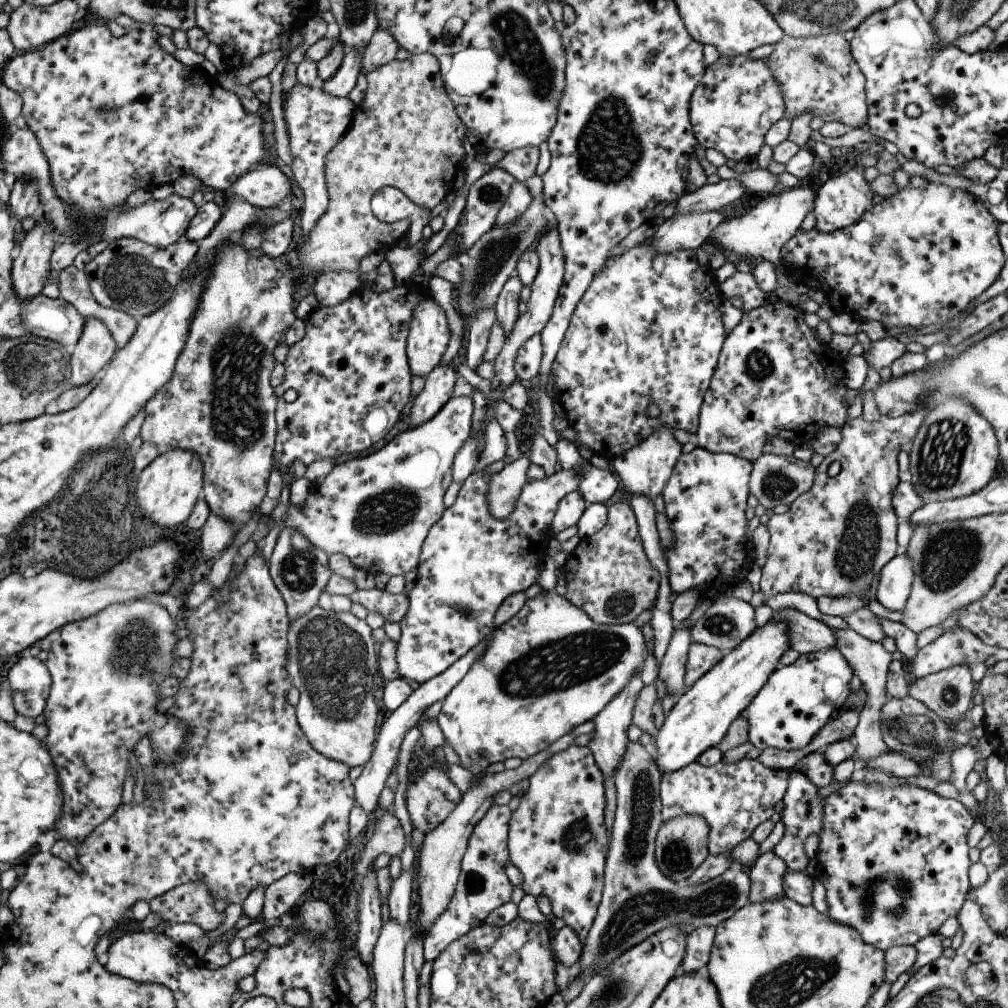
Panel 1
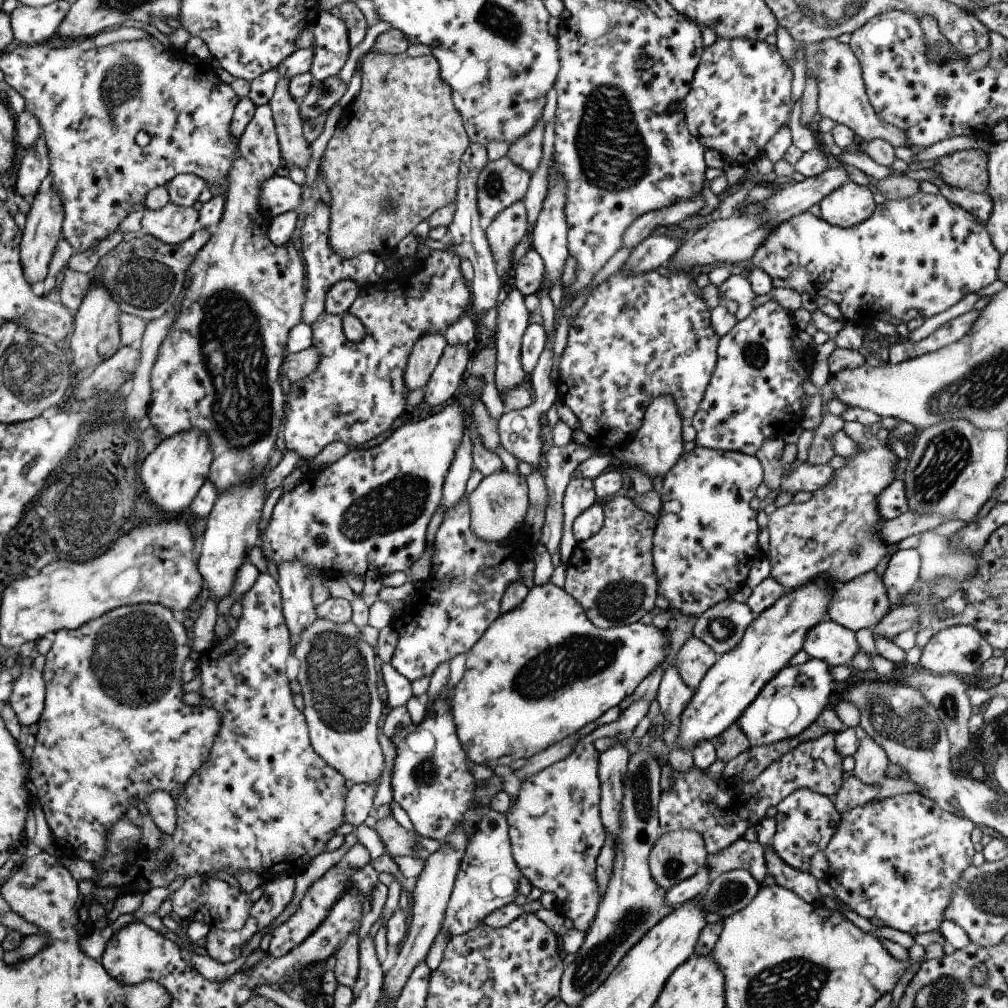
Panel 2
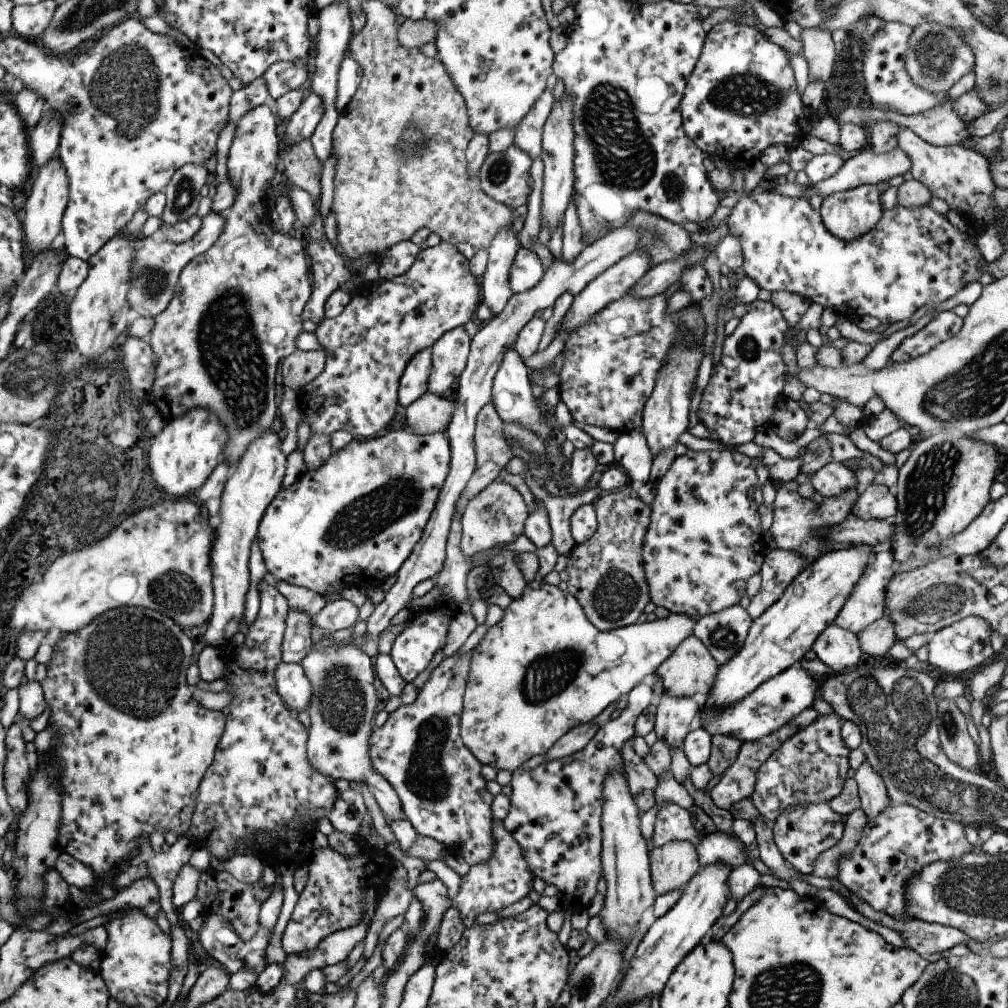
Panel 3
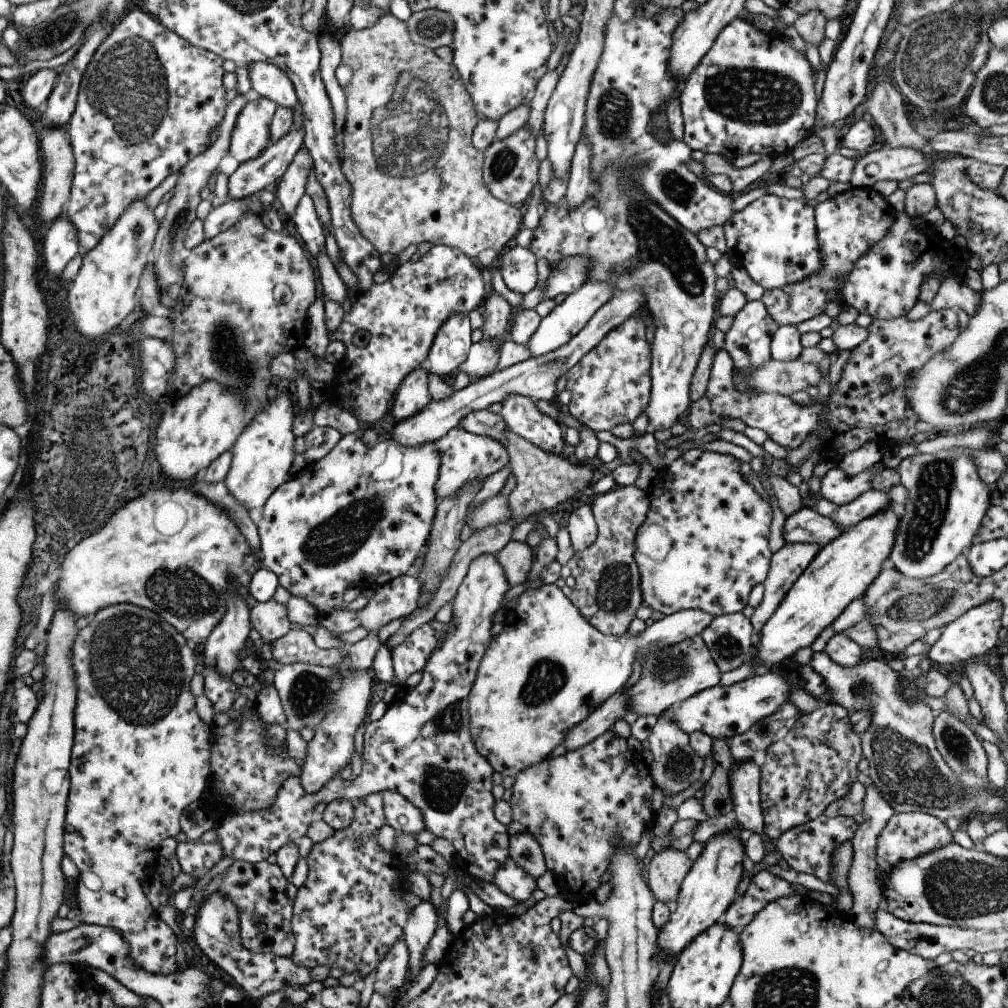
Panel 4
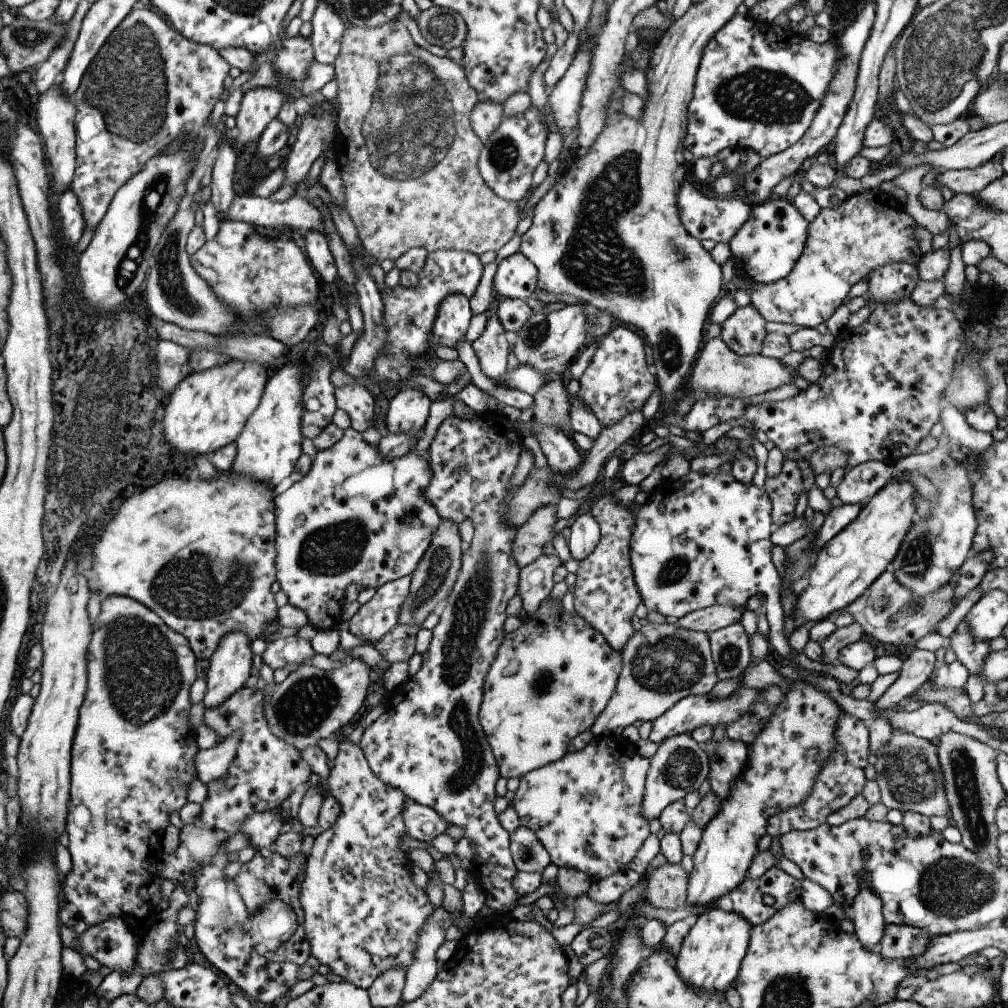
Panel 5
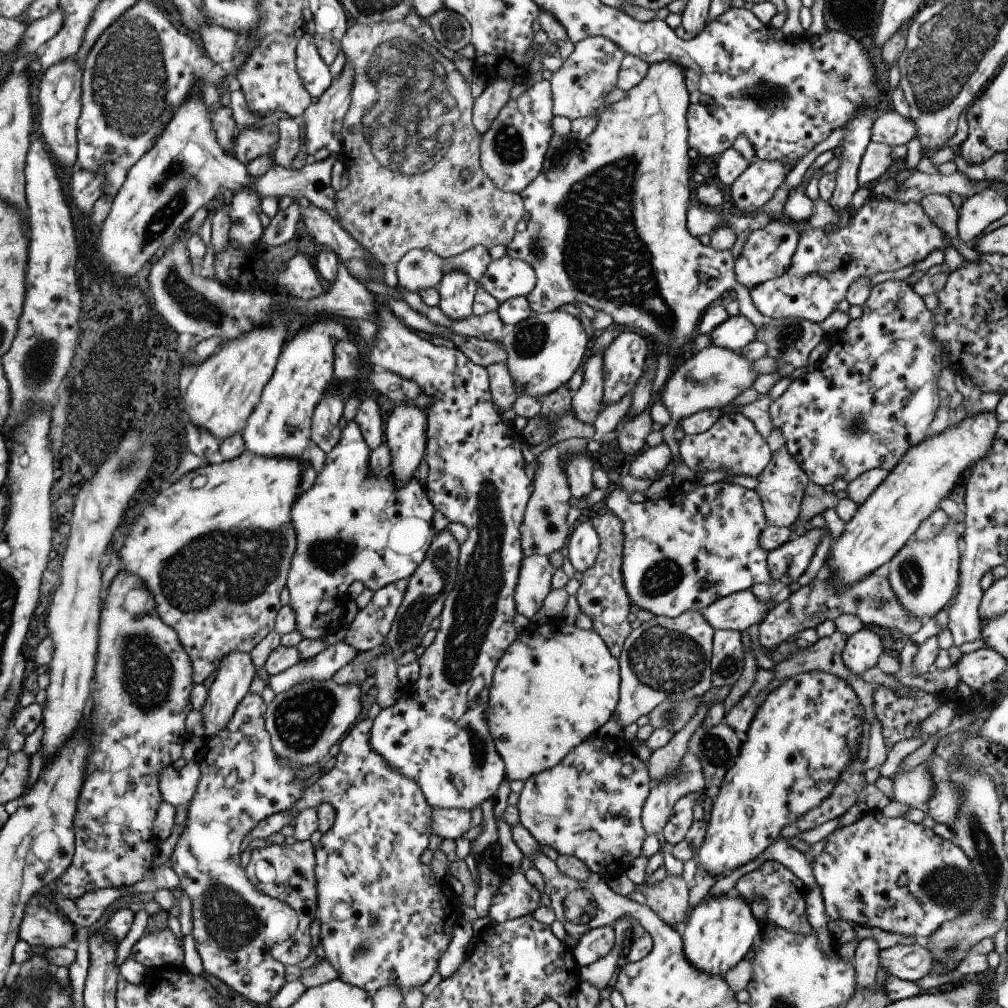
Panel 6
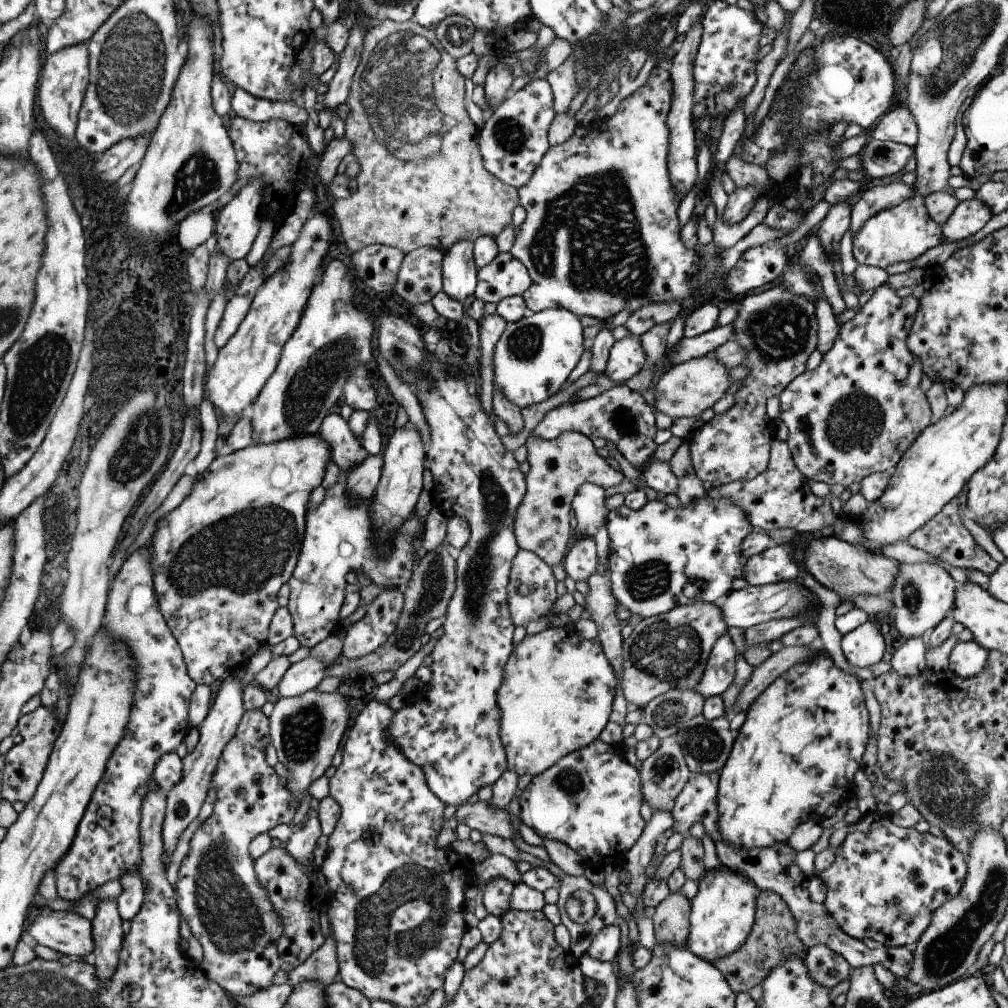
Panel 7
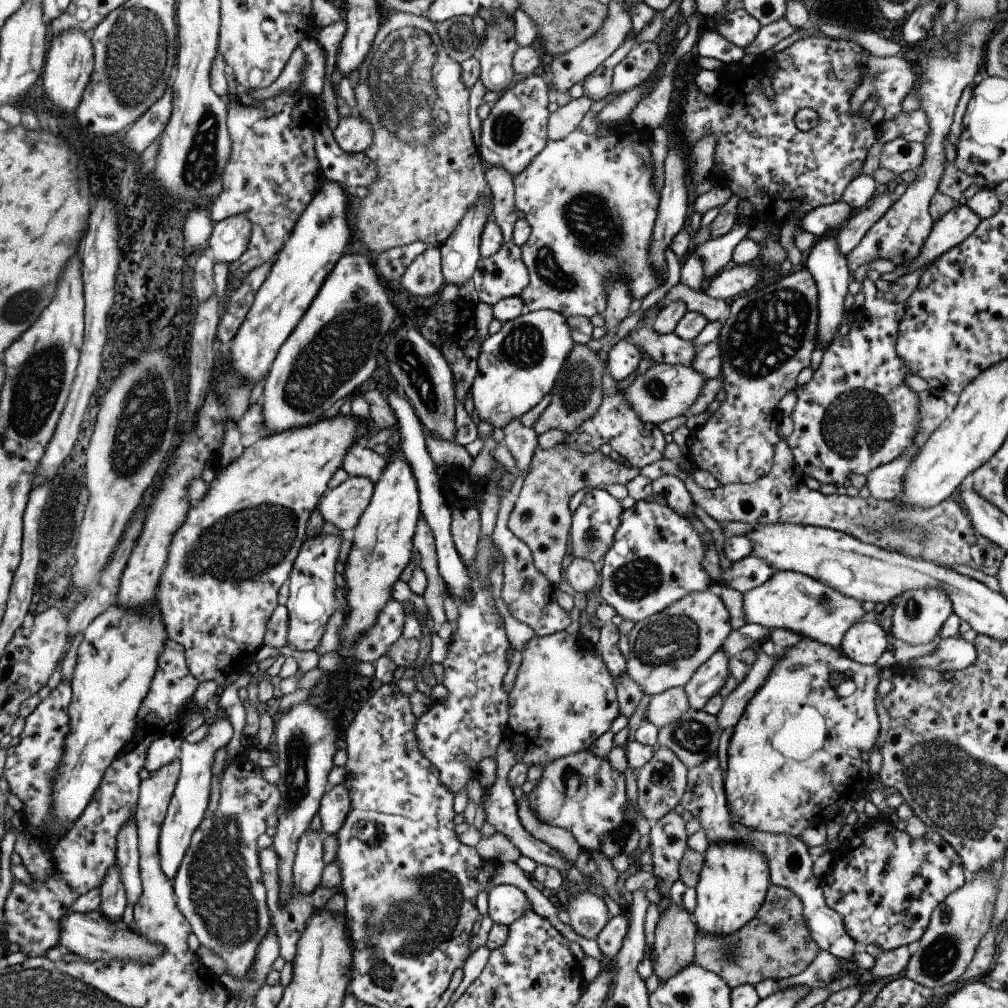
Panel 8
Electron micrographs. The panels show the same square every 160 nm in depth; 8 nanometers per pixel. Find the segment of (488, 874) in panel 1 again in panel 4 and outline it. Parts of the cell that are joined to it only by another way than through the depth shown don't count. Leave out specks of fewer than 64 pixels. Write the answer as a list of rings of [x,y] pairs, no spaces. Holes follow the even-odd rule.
[[[509,856],[495,870],[491,884],[517,902],[527,900],[536,890],[536,880],[525,874]]]

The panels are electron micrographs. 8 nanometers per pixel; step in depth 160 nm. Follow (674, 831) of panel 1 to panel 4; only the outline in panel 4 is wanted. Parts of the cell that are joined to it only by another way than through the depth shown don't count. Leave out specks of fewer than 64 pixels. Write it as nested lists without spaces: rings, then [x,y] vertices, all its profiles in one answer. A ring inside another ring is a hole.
[[[668,847],[646,860],[646,884],[653,899],[665,903],[676,901],[681,882],[691,866],[692,861],[685,851],[679,852]]]

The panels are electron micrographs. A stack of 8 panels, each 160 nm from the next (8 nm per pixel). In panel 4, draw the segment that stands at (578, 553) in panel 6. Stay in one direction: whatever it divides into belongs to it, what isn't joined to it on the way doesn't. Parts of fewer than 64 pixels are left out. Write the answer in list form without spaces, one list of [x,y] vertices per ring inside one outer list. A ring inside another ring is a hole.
[[[589,505],[573,510],[567,518],[566,530],[574,552],[585,550],[597,538],[596,524]]]

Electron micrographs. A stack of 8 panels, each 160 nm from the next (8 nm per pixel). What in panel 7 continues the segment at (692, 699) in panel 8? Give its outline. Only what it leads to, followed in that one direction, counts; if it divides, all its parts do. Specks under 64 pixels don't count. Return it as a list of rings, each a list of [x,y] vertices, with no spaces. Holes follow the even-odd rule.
[[[723,633],[711,647],[701,678],[692,688],[703,698],[720,695],[734,677],[734,660],[738,652],[730,636]]]

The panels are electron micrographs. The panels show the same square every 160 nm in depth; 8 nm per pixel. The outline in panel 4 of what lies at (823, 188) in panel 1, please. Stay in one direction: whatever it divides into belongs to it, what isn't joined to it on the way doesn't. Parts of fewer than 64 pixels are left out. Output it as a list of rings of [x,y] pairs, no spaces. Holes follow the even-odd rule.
[[[871,187],[851,188],[835,194],[825,202],[819,202],[814,207],[813,216],[821,254],[821,268],[819,272],[803,278],[803,282],[799,280],[783,288],[764,290],[759,301],[765,306],[773,322],[778,326],[797,325],[822,314],[827,302],[839,301],[839,288],[843,286],[843,280],[851,272],[853,264],[887,234],[889,226],[893,224],[894,214],[886,198],[874,192]]]

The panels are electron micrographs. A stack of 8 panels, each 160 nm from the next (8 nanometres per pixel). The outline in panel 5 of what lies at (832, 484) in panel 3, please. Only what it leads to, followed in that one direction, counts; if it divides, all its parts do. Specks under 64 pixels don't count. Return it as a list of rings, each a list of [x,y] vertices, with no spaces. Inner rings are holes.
[[[868,461],[846,470],[843,480],[835,487],[835,497],[842,505],[865,505],[894,474],[892,467],[880,461]]]

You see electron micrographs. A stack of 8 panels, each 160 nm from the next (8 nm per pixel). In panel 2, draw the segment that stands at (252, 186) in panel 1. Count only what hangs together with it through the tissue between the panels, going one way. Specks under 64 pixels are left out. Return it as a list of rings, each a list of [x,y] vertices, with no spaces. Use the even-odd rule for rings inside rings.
[[[275,174],[261,183],[259,204],[270,213],[271,218],[287,211],[298,212],[305,208],[301,200],[301,187],[289,177]]]

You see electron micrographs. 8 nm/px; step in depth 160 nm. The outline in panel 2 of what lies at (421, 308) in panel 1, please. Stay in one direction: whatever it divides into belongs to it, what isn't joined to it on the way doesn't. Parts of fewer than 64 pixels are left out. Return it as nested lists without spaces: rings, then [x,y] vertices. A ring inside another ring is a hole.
[[[427,333],[411,347],[404,371],[403,382],[409,392],[422,389],[445,348],[441,333]]]

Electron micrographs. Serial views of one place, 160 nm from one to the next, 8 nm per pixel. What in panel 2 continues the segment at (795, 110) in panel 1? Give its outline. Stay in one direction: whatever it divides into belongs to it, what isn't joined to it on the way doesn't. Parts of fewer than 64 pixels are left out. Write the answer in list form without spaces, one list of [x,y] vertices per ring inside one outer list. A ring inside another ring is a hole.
[[[825,39],[818,43],[809,43],[803,46],[804,59],[806,60],[806,79],[813,77],[818,88],[816,112],[823,118],[830,118],[833,122],[836,121],[850,128],[857,136],[860,144],[873,139],[885,139],[894,148],[905,146],[906,134],[903,130],[897,128],[894,124],[883,122],[871,108],[861,78],[861,69],[858,60],[851,52],[847,43],[839,43],[836,39]]]

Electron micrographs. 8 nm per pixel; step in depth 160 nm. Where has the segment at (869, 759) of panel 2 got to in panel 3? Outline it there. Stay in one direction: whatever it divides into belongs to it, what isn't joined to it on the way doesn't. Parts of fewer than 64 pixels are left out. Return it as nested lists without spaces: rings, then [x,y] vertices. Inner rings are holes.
[[[867,760],[855,770],[853,778],[858,790],[860,809],[865,812],[867,820],[871,820],[890,804],[883,780]]]

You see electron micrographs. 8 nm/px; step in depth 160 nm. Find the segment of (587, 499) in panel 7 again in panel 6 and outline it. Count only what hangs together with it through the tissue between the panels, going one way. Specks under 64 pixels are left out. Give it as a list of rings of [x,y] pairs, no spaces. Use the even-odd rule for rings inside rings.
[[[579,454],[579,456],[565,458],[565,462],[561,462],[561,466],[563,466],[563,474],[567,480],[570,497],[581,500],[581,498],[589,496],[589,492],[594,490],[591,480],[593,470],[591,460],[585,455]]]

